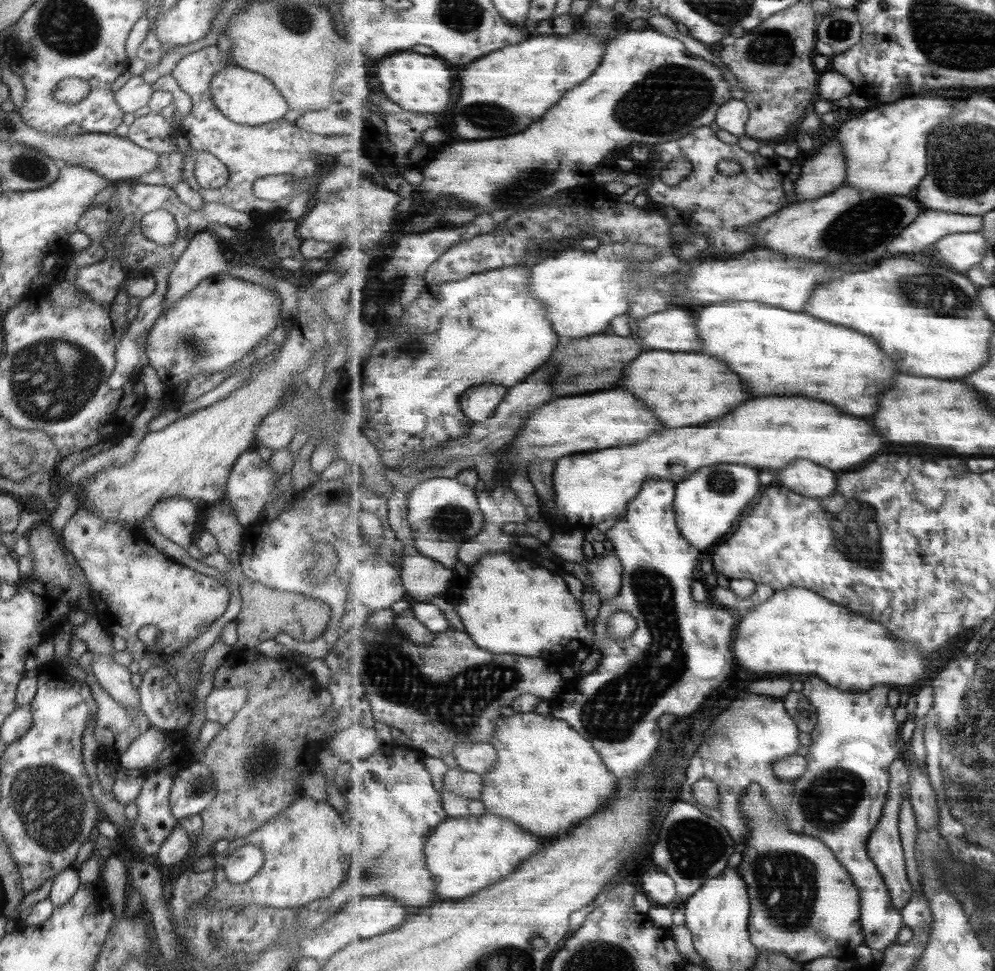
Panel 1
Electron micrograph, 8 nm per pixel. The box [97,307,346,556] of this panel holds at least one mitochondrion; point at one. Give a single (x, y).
(189, 342)

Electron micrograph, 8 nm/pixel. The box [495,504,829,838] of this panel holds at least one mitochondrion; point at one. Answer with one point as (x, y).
(653, 591)

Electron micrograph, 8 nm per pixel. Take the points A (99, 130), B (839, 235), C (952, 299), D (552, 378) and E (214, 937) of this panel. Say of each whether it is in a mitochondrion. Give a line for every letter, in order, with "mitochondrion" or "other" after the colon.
A: other
B: mitochondrion
C: mitochondrion
D: other
E: mitochondrion

